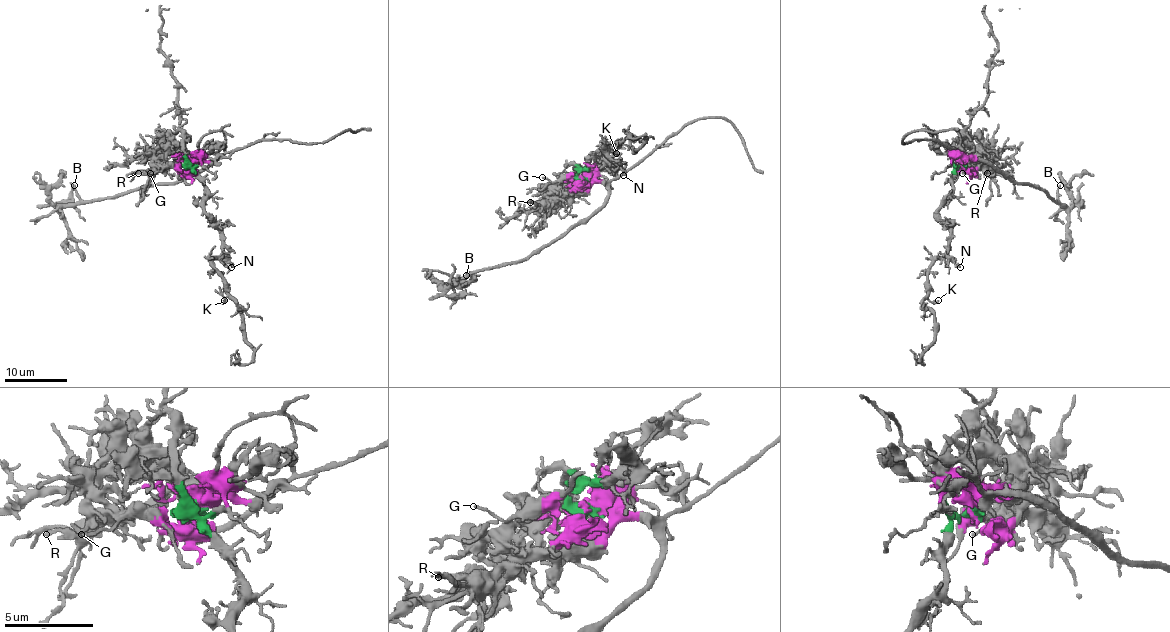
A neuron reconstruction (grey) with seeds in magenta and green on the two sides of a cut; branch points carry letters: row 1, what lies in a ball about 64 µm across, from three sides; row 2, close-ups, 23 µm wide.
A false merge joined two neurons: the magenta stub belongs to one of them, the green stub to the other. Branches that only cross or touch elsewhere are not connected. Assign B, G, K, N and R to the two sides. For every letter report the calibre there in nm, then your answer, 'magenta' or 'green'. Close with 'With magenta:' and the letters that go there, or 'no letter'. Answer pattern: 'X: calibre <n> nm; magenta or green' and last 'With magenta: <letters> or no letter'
B: calibre 120 nm; magenta
G: calibre 130 nm; magenta
K: calibre 140 nm; green
N: calibre 80 nm; green
R: calibre 160 nm; magenta
With magenta: B, G, R

